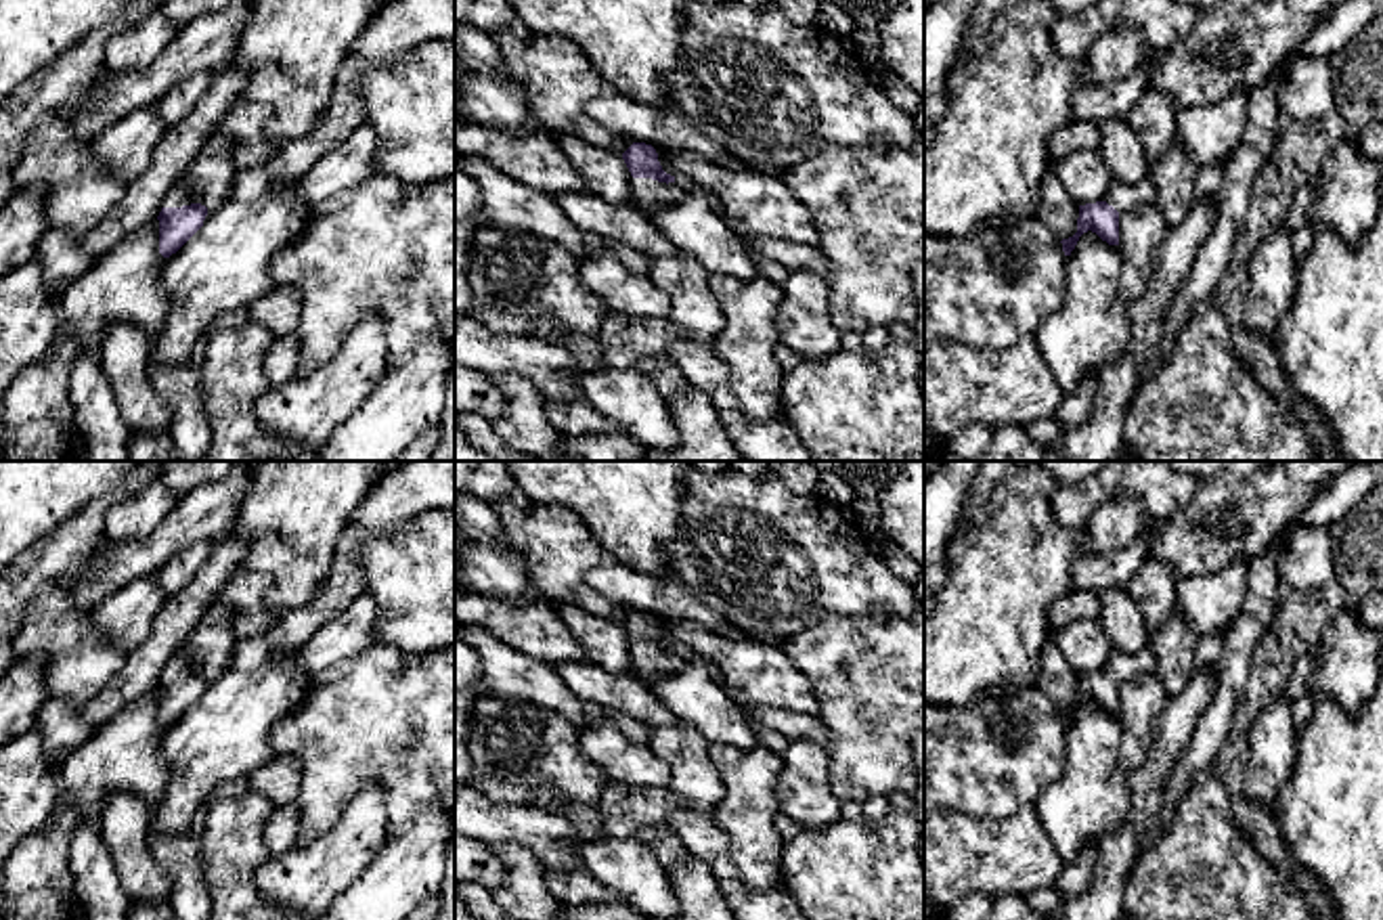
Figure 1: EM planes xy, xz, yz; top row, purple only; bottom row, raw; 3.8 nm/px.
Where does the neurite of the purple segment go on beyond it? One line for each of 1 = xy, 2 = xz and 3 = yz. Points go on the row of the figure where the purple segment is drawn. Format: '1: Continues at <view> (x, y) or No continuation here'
1: Continues at xy (179, 195)
2: Continues at xz (646, 193)
3: Continues at yz (1124, 195)

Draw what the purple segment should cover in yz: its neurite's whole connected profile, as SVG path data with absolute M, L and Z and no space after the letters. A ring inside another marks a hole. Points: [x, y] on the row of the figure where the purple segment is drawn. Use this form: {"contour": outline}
{"contour": "M1148 176L1140 180L1115 178L1102 201L1079 205L1077 233L1060 241L1064 256L1071 256L1079 237L1088 231L1108 245L1119 245L1119 216L1152 201L1155 182Z"}

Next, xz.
{"contour": "M633 143L622 159L631 172L631 203L650 214L658 205L675 203L683 191L675 176L666 174L652 145Z"}

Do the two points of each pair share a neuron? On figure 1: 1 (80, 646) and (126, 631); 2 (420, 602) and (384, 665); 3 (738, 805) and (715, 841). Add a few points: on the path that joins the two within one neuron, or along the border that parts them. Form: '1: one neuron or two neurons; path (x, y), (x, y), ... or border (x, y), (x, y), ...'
1: two neurons; border (89, 610), (93, 629), (107, 644), (124, 652)
2: two neurons; border (378, 642), (392, 644), (409, 654), (432, 654)
3: two neurons; border (709, 812), (730, 843), (730, 858), (740, 877)

